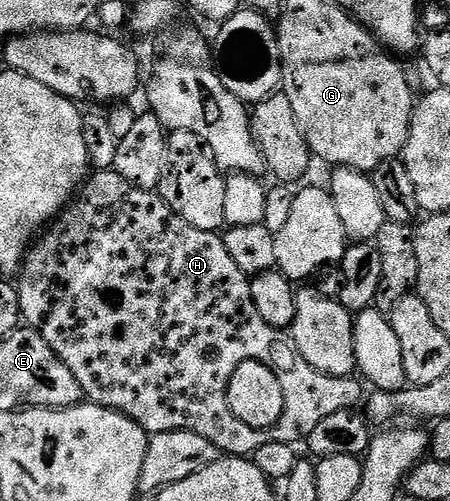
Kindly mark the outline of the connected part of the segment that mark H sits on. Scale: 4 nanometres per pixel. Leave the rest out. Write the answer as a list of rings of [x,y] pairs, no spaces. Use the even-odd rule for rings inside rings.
[[[115,169],[95,171],[81,185],[72,201],[60,211],[51,229],[41,233],[33,241],[18,275],[18,289],[22,300],[23,321],[31,329],[37,330],[58,356],[58,360],[62,360],[62,364],[66,364],[66,368],[74,372],[74,380],[78,380],[78,384],[84,389],[84,398],[95,402],[97,406],[105,406],[124,414],[137,422],[149,436],[179,430],[198,432],[198,436],[206,436],[210,444],[217,446],[221,455],[252,456],[258,448],[262,448],[262,444],[303,443],[310,432],[314,432],[314,427],[321,420],[326,420],[326,416],[339,410],[359,407],[366,398],[366,390],[359,377],[331,378],[318,372],[310,364],[306,364],[288,330],[279,330],[262,320],[258,308],[254,308],[249,275],[244,274],[238,264],[234,264],[219,233],[186,224],[186,220],[182,220],[178,212],[164,203],[159,193],[143,190],[122,180]]]

